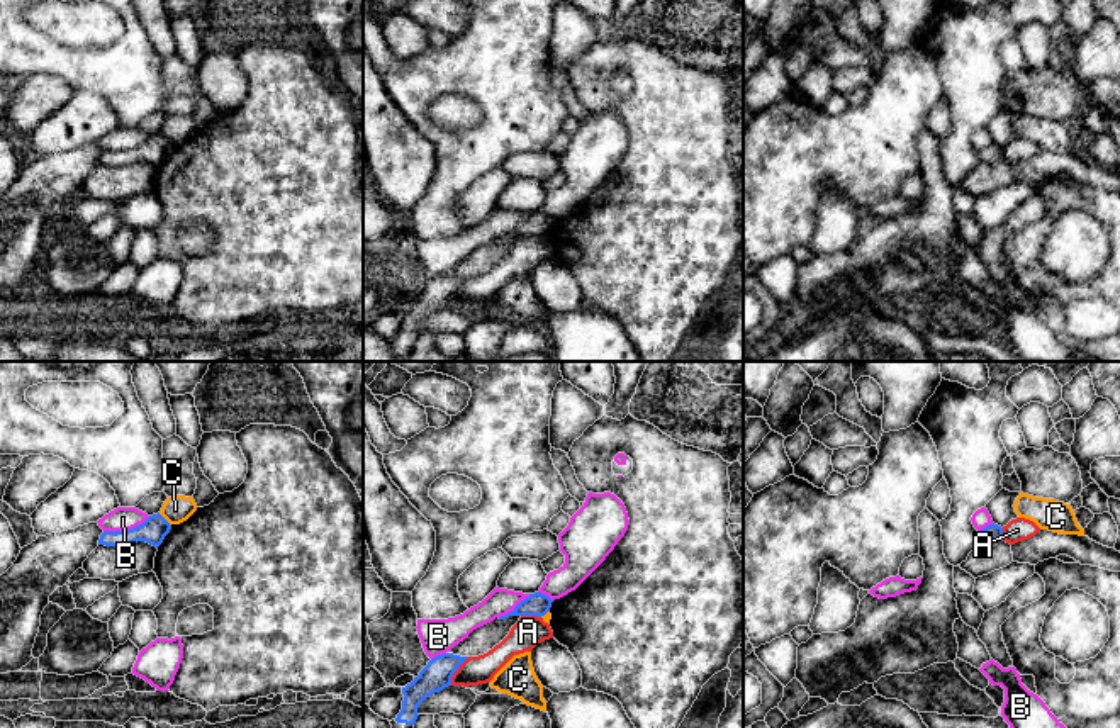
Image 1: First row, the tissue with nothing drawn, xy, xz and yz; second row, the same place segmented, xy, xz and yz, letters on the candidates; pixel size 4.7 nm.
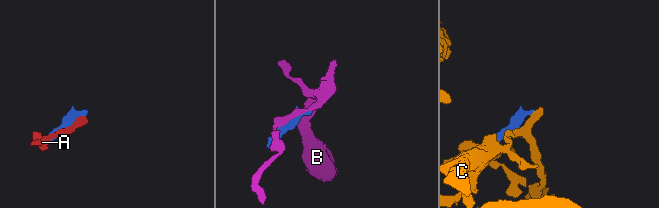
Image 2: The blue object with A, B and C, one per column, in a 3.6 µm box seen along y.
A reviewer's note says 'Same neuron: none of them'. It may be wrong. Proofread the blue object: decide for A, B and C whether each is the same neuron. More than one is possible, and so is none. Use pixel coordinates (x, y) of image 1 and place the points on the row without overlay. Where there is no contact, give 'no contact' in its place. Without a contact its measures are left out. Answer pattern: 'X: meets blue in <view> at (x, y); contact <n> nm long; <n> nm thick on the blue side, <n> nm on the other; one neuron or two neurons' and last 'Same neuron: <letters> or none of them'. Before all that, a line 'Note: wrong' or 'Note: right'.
Note: right
A: meets blue in xz at (457, 289); contact 160 nm long; 140 nm thick on the blue side, 140 nm on the other; two neurons
B: meets blue in xy at (126, 150); contact 240 nm long; 120 nm thick on the blue side, 110 nm on the other; two neurons
C: meets blue in xy at (165, 140); contact 90 nm long; 120 nm thick on the blue side, 130 nm on the other; two neurons
Same neuron: none of them

